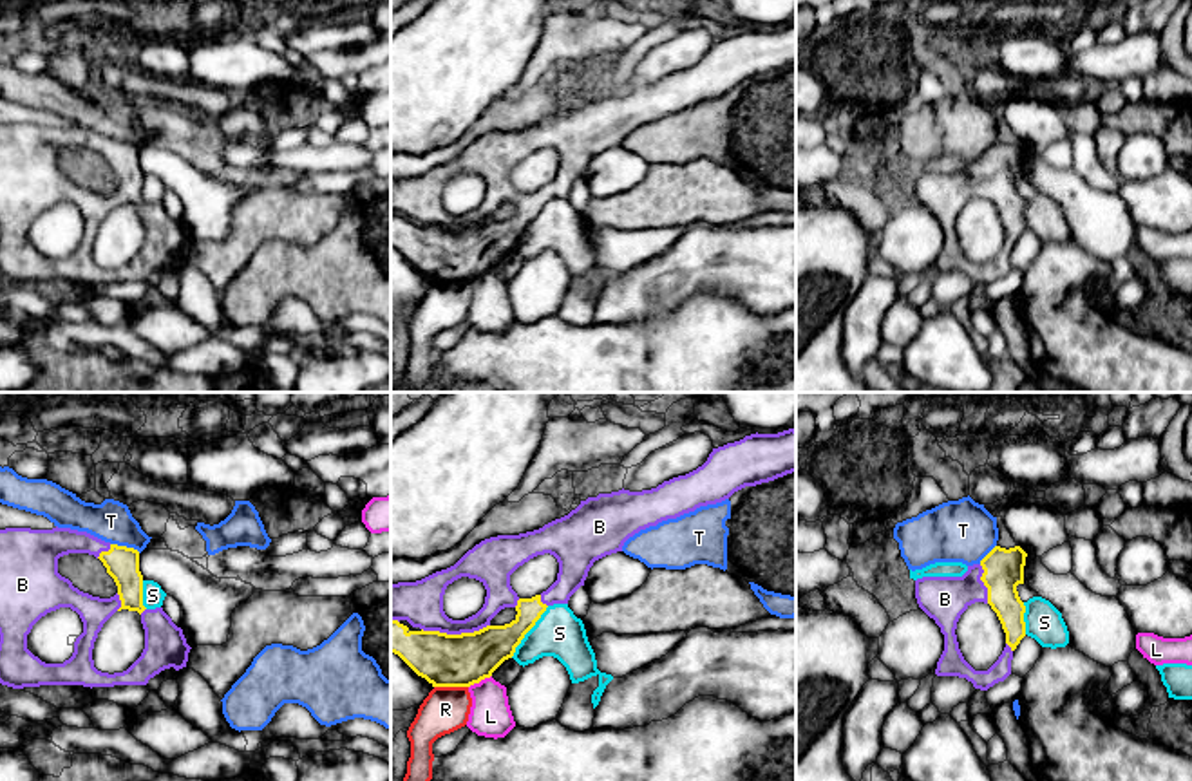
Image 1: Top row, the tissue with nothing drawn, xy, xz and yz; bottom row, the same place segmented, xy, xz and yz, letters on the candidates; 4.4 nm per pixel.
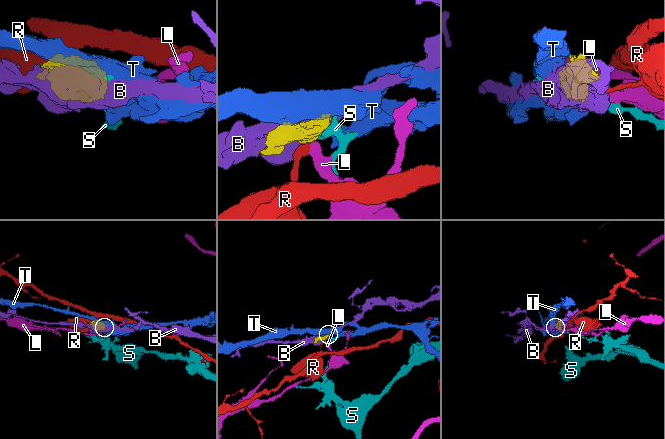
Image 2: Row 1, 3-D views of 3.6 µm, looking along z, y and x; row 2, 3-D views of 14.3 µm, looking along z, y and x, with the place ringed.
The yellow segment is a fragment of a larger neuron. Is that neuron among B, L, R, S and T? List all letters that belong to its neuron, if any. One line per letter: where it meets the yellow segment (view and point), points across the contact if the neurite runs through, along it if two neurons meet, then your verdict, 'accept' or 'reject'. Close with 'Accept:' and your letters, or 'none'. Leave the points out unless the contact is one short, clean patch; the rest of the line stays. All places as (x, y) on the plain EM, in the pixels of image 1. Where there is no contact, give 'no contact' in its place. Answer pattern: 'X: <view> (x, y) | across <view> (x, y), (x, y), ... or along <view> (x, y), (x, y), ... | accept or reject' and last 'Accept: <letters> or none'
B: xz (454, 230) | accept
L: xz (480, 275) | along xz (491, 270), (469, 282) | reject
R: xz (451, 281) | reject
S: xz (529, 225) | reject
T: xy (125, 141) | along xy (111, 138), (132, 141), (140, 147) | reject
Accept: B

